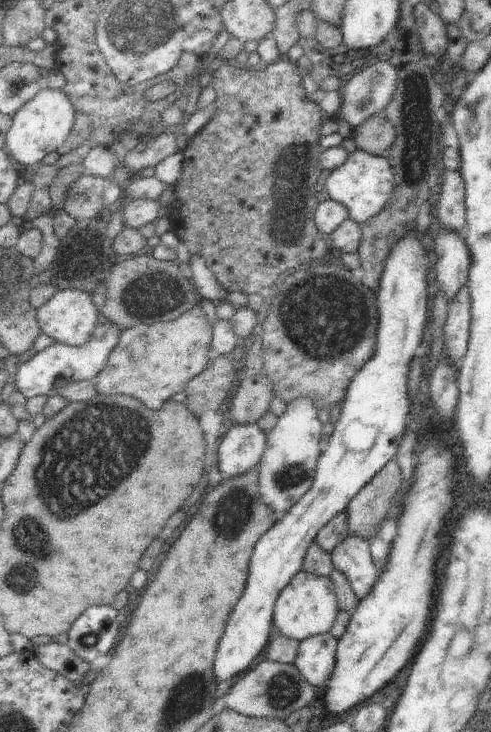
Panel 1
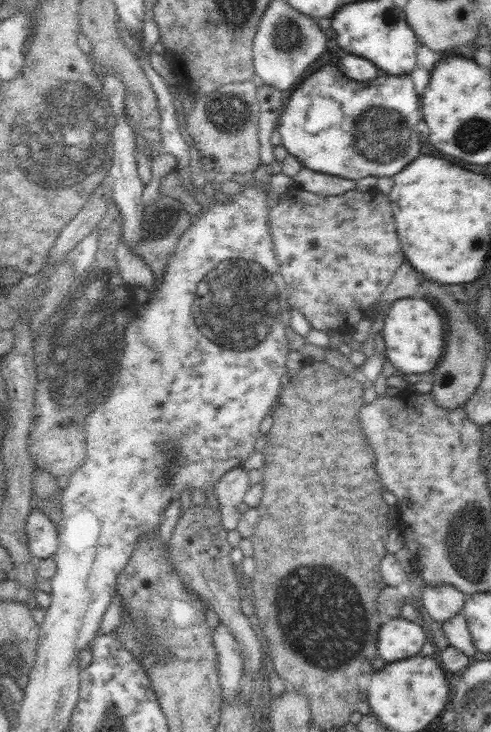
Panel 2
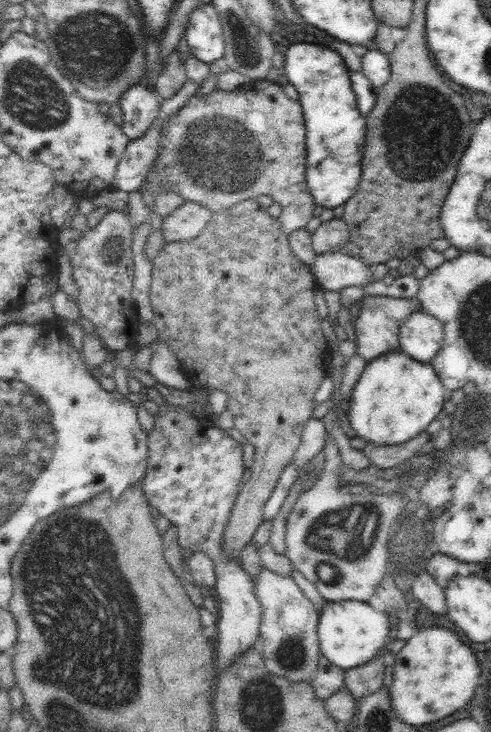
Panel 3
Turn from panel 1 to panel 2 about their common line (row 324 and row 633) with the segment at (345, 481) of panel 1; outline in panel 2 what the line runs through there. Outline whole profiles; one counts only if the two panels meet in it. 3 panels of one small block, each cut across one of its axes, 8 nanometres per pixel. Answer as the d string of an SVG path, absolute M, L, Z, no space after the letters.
M401 616L384 622L378 631L379 656L386 662L396 662L420 654L428 641L420 624L420 620L409 621Z

